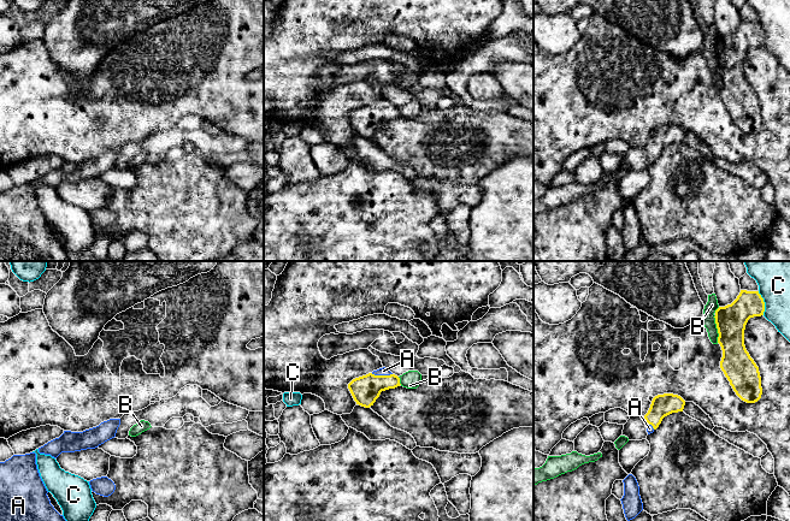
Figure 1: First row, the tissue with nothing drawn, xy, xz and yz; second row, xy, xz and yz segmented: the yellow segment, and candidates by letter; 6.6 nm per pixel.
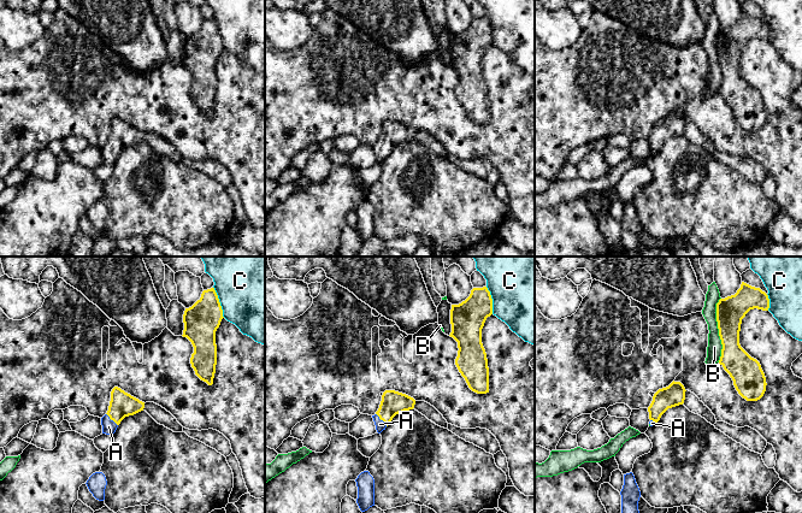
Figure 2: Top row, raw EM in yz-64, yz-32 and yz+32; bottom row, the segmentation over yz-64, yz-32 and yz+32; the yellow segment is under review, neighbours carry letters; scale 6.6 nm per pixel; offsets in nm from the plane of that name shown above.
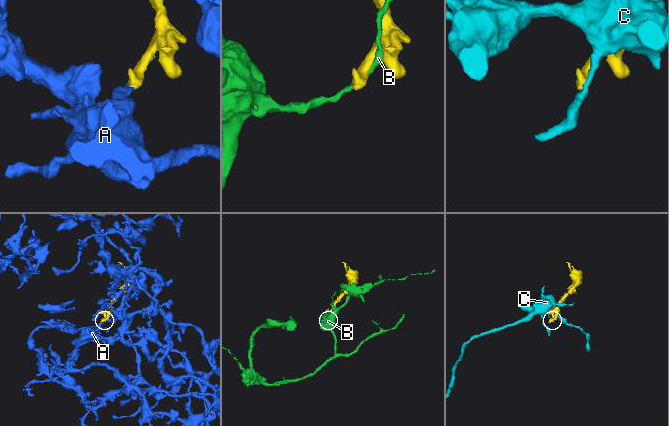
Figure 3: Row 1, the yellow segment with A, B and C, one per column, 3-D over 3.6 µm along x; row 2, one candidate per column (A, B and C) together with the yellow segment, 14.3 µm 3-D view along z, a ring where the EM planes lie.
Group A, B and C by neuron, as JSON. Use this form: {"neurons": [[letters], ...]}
{"neurons": [["A"], ["B"], ["C"]]}

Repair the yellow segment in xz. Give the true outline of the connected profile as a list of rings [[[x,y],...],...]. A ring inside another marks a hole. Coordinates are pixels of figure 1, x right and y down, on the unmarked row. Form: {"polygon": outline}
{"polygon": [[[383,97],[366,106],[353,109],[348,119],[356,135],[370,138],[382,122],[400,117],[400,108]]]}

